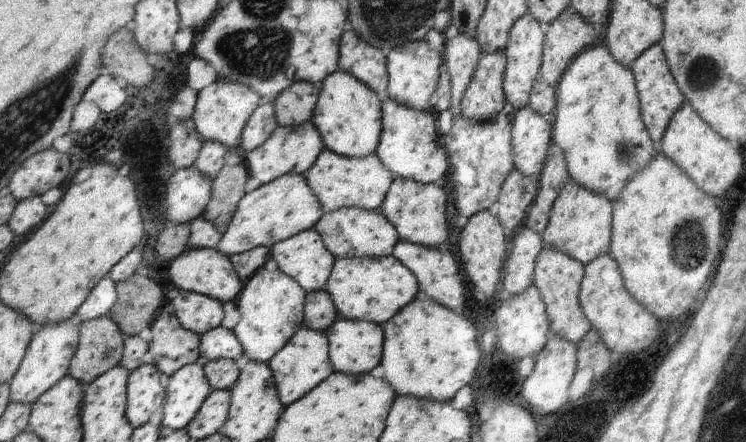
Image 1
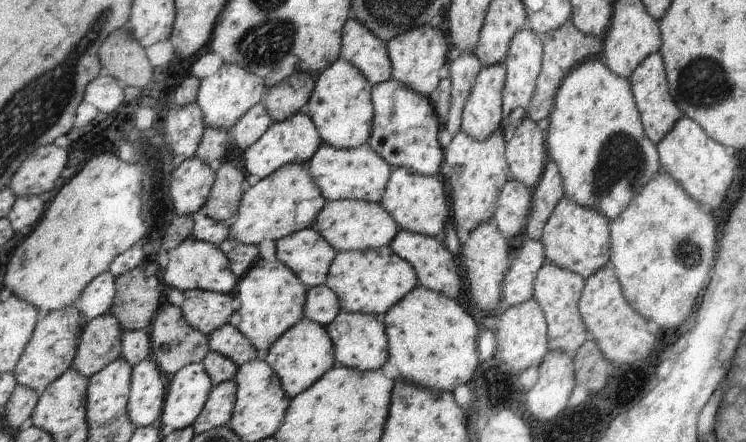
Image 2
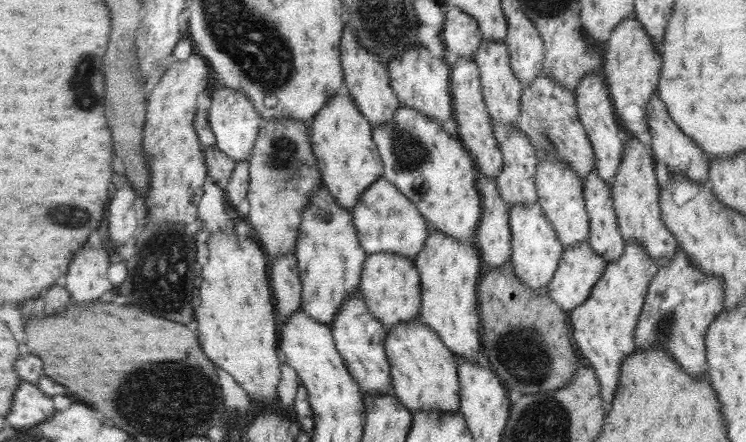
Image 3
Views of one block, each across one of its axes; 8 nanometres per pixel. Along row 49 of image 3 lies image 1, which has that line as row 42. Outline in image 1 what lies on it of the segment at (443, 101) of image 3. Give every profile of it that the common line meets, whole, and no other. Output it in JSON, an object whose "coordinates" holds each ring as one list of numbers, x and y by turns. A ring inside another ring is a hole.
{"coordinates":[[423,40,396,47,387,58,387,69,390,76,388,96,393,97,398,104,406,105,406,108,414,109,416,112,429,110,431,98,437,91,437,82,440,80,439,68,443,64,441,56]]}

